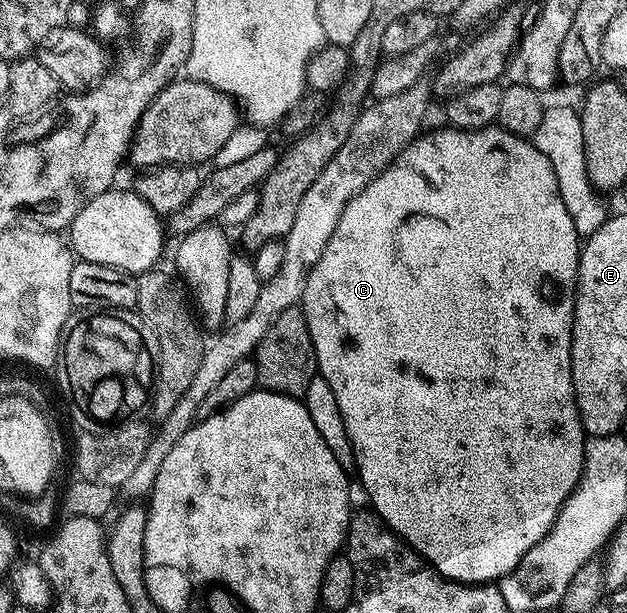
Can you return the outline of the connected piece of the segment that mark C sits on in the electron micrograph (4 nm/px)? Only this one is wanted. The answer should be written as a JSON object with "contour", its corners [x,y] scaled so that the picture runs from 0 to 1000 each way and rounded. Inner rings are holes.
{"contour":[[[719,207],[678,215],[654,232],[612,277],[593,294],[581,310],[558,331],[552,331],[552,344],[545,344],[545,357],[539,357],[539,370],[533,370],[533,383],[526,383],[526,396],[520,396],[520,409],[514,409],[514,423],[501,429],[494,449],[488,455],[482,502],[488,533],[494,533],[494,553],[504,574],[504,599],[509,613],[526,625],[526,638],[533,638],[533,651],[539,651],[539,670],[545,670],[545,690],[552,690],[552,710],[558,710],[558,723],[565,736],[565,772],[574,777],[574,791],[587,803],[587,817],[593,822],[592,835],[604,843],[644,887],[657,894],[665,909],[675,912],[700,940],[718,948],[735,951],[791,951],[805,941],[876,866],[890,847],[890,837],[903,821],[903,814],[915,801],[931,760],[931,721],[935,708],[925,672],[919,662],[915,625],[912,623],[912,529],[915,527],[915,501],[919,499],[919,450],[925,440],[925,409],[928,388],[915,370],[915,357],[909,357],[909,344],[903,344],[903,331],[896,331],[896,318],[890,312],[890,292],[884,292],[884,272],[877,272],[877,259],[858,246],[841,223],[826,223],[796,207],[777,210],[734,210]]]}

